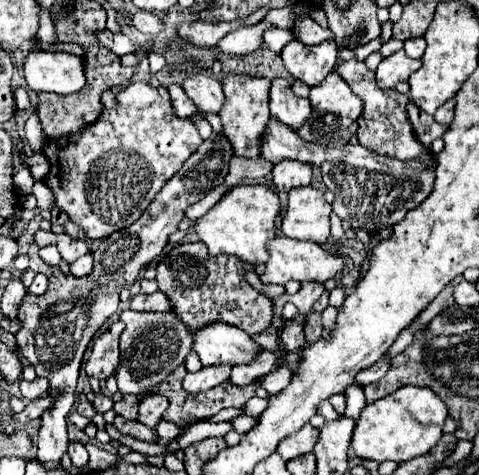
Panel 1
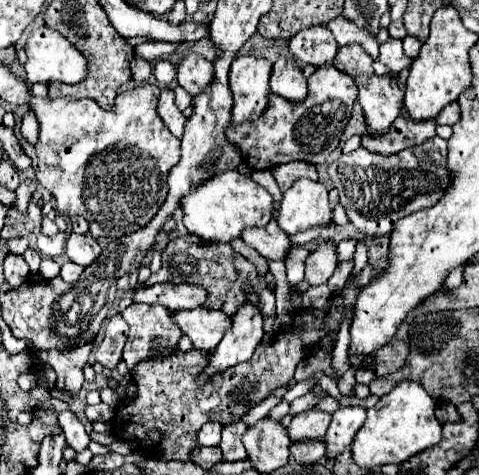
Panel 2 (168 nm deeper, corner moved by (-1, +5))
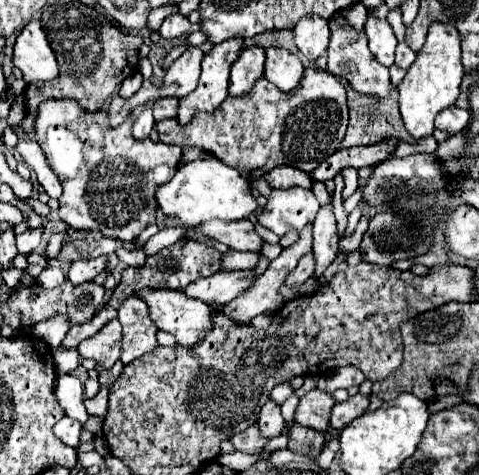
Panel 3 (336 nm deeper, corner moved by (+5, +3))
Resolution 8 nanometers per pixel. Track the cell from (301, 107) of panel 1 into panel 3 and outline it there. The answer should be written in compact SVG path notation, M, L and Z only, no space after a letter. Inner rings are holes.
M268 47L266 49L266 71L264 77L274 83L280 91L294 91L302 79L304 67L296 55L288 49Z

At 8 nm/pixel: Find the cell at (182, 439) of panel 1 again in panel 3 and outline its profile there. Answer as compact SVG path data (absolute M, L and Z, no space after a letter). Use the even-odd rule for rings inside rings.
M282 383L282 385L274 387L274 391L270 393L270 399L274 399L274 403L278 401L278 405L282 405L290 395L292 395L292 387L288 383Z

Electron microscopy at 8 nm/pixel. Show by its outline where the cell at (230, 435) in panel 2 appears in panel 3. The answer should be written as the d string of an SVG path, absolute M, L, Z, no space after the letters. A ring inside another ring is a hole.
M250 425L244 433L238 433L230 439L230 443L234 445L236 451L248 453L248 455L258 455L262 451L262 447L266 445L266 439L258 433L258 425Z

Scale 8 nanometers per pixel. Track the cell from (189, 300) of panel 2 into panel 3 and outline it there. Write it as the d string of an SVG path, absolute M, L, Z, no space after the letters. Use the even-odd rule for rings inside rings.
M250 270L219 271L210 277L202 277L198 281L188 283L180 291L186 297L200 299L210 307L222 307L234 297L238 297L238 293L242 293L242 289L250 285L250 281L254 281Z

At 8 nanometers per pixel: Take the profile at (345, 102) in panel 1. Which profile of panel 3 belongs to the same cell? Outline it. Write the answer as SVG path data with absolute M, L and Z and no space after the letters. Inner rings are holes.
M306 69L298 89L290 93L278 91L276 85L260 77L248 95L226 97L214 113L198 113L188 127L182 127L174 117L158 121L156 129L164 143L200 147L238 169L242 177L258 179L278 165L312 173L340 147L346 125L346 89L340 79L328 71Z

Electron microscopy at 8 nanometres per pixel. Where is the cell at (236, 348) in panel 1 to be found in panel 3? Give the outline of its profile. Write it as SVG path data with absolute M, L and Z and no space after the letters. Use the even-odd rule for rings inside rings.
M152 289L152 291L140 291L138 297L142 297L148 307L150 307L150 317L154 321L154 325L162 331L168 331L176 337L178 345L182 347L194 347L196 343L200 343L210 329L214 329L214 321L212 321L212 309L210 305L206 305L204 301L198 299L190 299L190 297L182 297L180 291L168 291L168 289Z

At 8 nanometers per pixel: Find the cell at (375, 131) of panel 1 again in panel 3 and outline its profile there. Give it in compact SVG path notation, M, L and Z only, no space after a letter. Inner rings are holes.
M340 19L330 23L332 29L332 37L330 37L330 45L328 45L328 71L336 77L346 79L354 91L358 91L360 95L372 95L378 99L388 97L390 93L390 77L388 77L388 67L378 65L378 61L374 61L374 55L368 49L368 41L364 33L358 33L346 25L342 25Z

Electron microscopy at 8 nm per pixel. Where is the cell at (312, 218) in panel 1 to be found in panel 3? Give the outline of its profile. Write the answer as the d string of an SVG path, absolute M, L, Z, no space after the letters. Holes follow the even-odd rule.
M272 189L268 195L268 205L258 215L258 223L282 237L288 231L302 231L314 221L318 209L320 205L310 189Z

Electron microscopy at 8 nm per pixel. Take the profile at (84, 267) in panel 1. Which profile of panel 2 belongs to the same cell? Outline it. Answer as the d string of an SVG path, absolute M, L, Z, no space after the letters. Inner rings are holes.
M68 261L68 263L64 263L64 265L62 265L62 271L60 271L60 277L62 277L64 281L68 281L68 283L74 283L74 281L78 281L78 279L80 279L82 271L84 271L82 267L76 267L76 263Z

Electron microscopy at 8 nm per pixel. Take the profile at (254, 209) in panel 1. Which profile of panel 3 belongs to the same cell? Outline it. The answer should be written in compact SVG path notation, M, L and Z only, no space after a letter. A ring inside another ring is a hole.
M216 157L198 159L180 167L178 173L172 177L172 181L158 189L156 197L162 213L178 221L186 229L196 229L212 219L222 219L222 221L248 219L258 207L256 197L250 191L250 183L236 169L224 165Z

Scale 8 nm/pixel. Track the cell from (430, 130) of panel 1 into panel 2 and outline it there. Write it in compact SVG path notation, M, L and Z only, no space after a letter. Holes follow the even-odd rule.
M398 117L396 123L388 129L384 135L364 135L360 145L372 153L382 153L382 155L396 155L408 147L420 145L426 139L436 137L436 121L412 121L412 119L402 119Z

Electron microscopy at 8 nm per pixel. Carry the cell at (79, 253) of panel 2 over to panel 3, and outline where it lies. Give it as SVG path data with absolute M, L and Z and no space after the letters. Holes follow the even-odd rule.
M96 257L96 259L78 259L70 263L70 271L68 271L68 279L74 285L92 281L102 269L106 267L106 257Z

